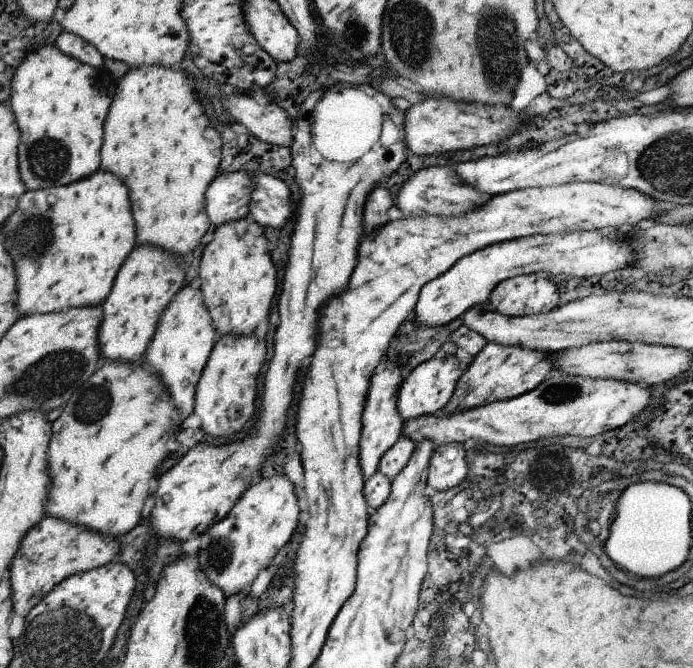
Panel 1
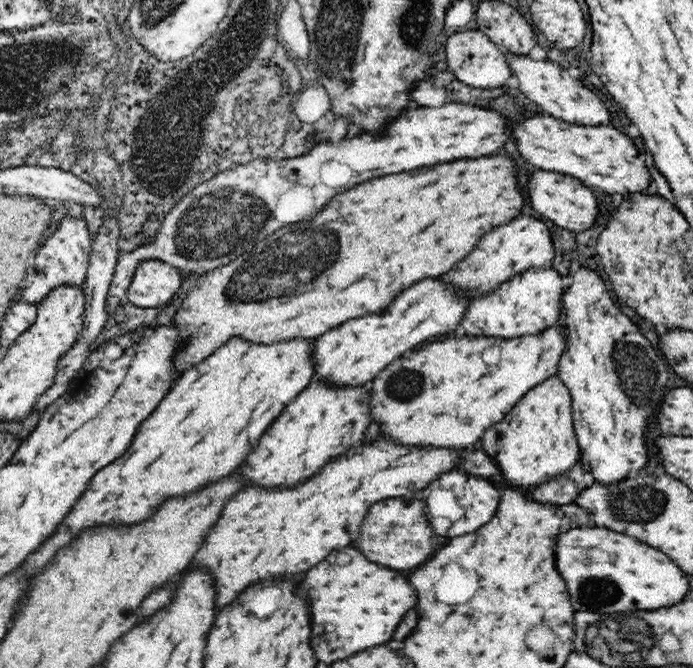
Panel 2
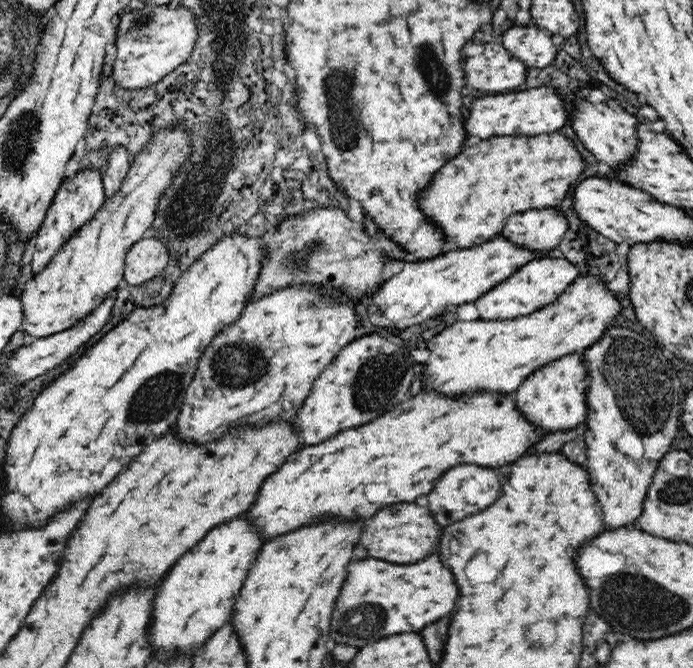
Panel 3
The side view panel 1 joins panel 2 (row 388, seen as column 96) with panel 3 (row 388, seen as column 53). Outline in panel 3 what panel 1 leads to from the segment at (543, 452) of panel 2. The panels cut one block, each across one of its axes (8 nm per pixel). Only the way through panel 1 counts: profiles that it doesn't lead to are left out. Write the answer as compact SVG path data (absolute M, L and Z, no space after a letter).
M566 354L560 360L554 360L534 374L516 390L514 402L518 402L518 410L526 416L528 422L534 422L536 430L546 430L546 436L556 432L570 432L580 424L586 424L588 406L586 406L586 390L590 386L590 376L586 372L586 364L582 354Z

